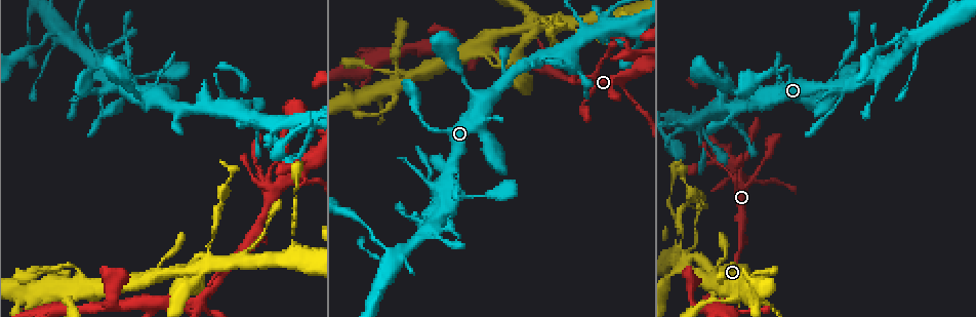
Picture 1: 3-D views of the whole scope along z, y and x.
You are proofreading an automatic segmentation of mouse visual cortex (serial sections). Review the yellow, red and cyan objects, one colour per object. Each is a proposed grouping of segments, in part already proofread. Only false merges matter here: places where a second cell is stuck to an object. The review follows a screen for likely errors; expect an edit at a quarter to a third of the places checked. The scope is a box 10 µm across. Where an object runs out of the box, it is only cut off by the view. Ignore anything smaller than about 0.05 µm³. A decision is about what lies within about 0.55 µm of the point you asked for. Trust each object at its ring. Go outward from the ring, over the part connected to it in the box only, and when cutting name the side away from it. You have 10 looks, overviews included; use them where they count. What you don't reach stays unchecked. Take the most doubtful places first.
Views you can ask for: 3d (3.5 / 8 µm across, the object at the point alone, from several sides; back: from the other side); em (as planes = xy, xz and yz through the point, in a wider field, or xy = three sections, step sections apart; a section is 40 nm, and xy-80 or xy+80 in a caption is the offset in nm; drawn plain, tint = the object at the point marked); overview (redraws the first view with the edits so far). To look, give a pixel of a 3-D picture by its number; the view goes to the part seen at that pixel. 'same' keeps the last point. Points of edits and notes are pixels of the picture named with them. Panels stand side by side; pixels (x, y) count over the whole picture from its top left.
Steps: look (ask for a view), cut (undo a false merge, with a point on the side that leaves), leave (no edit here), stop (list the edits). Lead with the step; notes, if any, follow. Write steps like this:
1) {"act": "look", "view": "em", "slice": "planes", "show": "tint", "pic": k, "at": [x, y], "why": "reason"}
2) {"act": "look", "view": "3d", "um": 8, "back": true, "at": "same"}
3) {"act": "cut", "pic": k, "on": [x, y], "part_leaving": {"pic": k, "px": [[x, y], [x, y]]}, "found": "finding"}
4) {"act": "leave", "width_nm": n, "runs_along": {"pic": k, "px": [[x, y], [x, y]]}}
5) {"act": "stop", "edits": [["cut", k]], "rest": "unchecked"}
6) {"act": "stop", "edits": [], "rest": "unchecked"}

{"act": "look", "view": "3d", "um": 3.5, "pic": 1, "at": [198, 303], "why": "abrupt turn"}

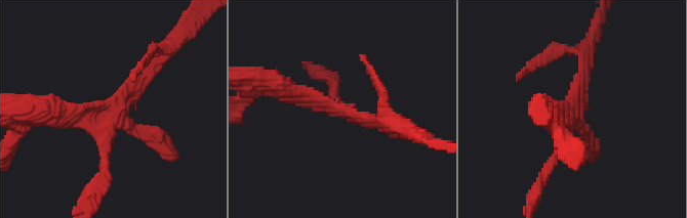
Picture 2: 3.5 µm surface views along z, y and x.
{"act": "look", "view": "em", "slice": "planes", "show": "tint", "pic": 2, "at": [344, 108], "why": "need the tissue"}

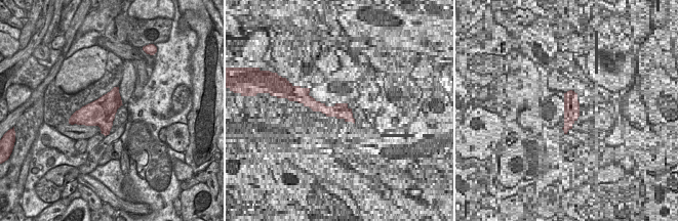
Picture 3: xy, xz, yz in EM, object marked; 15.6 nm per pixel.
{"act": "look", "view": "em", "slice": "xy", "step": 1, "show": "tint", "at": "same"}

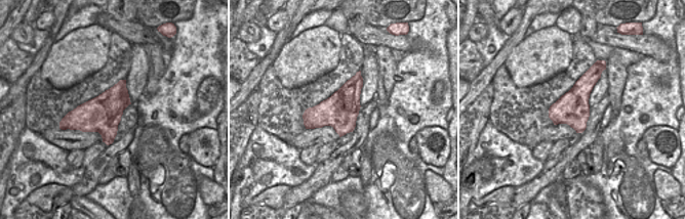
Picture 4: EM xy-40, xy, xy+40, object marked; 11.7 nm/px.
{"act": "leave", "found": "all the same cell"}

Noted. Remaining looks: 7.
{"act": "look", "view": "3d", "um": 3.5, "pic": 1, "at": [212, 235], "why": "narrows sharply"}

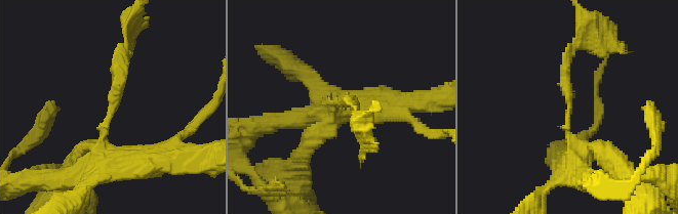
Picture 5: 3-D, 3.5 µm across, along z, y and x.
{"act": "look", "view": "em", "slice": "xy", "step": 3, "show": "tint", "pic": 5, "at": [340, 103], "arm_widths_nm": [150, 250], "why": "now the EM"}

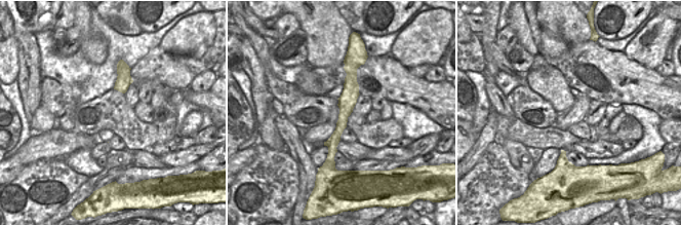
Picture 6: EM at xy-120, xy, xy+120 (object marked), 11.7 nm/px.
{"act": "look", "view": "em", "slice": "xy", "step": 5, "show": "tint", "at": "same"}

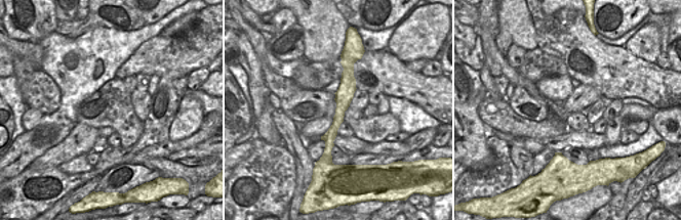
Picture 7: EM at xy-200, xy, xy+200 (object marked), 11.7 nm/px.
{"act": "cut", "pic": 5, "on": [566, 71], "width_nm": 200, "part_leaving": {"pic": 5, "px": [[568, 103], [566, 59], [587, 18]]}, "found": "a second cell is stuck on"}

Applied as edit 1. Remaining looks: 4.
{"act": "look", "view": "3d", "um": 3.5, "pic": 1, "at": [678, 232], "why": "narrows sharply"}

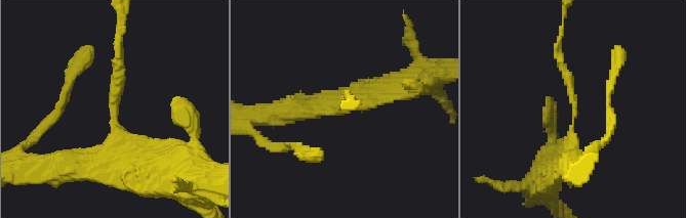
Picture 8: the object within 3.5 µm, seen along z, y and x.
{"act": "look", "view": "em", "slice": "xy", "step": 1, "show": "tint", "pic": 8, "at": [339, 110]}

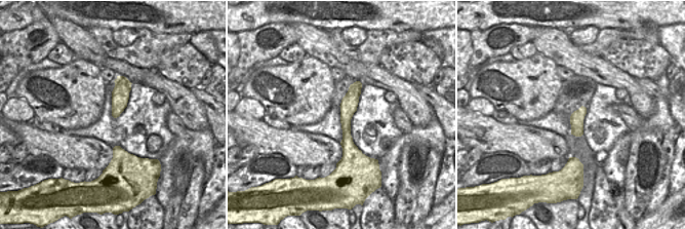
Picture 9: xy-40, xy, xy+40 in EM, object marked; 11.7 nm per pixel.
{"act": "look", "view": "em", "slice": "xy", "step": 5, "show": "tint", "at": "same"}

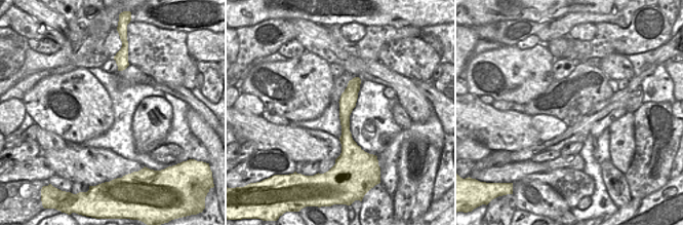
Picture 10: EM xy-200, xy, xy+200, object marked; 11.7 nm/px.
{"act": "leave", "runs_along": {"pic": 10, "px": [[357, 80], [346, 106], [347, 155]]}, "found": "one cell here"}

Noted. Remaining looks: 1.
{"act": "stop", "edits": [["cut", 5]], "rest": "unchecked"}

